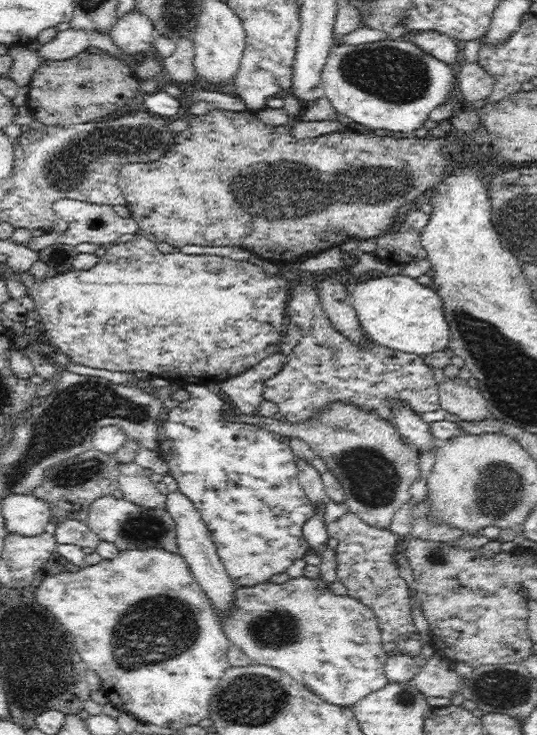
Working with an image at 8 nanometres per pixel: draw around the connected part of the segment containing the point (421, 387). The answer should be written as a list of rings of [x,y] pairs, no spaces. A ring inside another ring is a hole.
[[[293,284],[286,314],[289,315],[292,323],[302,328],[303,336],[293,349],[293,354],[287,358],[286,365],[272,378],[264,381],[263,392],[264,399],[276,404],[278,412],[284,416],[285,420],[294,424],[310,420],[328,404],[337,401],[375,412],[378,418],[388,422],[392,422],[390,401],[404,401],[418,415],[438,411],[441,408],[439,385],[434,381],[433,370],[424,363],[423,356],[378,345],[369,337],[364,342],[364,346],[352,340],[347,342],[342,332],[334,327],[334,323],[326,317],[323,310],[318,288]]]

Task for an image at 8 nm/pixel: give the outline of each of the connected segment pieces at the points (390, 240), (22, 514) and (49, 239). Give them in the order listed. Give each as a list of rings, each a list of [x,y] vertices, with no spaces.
[[[411,209],[407,212],[402,224],[397,224],[396,232],[387,231],[376,237],[376,255],[388,264],[411,263],[426,259],[427,252],[421,243],[421,234],[427,225],[429,214],[421,209]]]
[[[12,493],[1,500],[1,513],[7,533],[34,536],[42,534],[51,520],[50,507],[33,494]]]
[[[62,197],[53,202],[53,209],[60,218],[68,222],[67,230],[62,233],[52,230],[44,232],[40,236],[33,236],[25,244],[28,248],[39,251],[47,246],[52,246],[52,244],[62,243],[76,246],[77,244],[82,244],[82,242],[109,246],[115,243],[122,234],[136,234],[140,230],[138,223],[133,217],[123,218],[112,209],[112,206],[106,204],[94,204]]]

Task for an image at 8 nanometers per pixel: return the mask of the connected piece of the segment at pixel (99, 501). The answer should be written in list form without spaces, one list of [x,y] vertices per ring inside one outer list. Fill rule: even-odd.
[[[114,495],[100,496],[92,502],[85,523],[100,540],[114,543],[121,551],[160,547],[179,553],[175,520],[165,508],[138,506],[124,498],[117,499]]]

